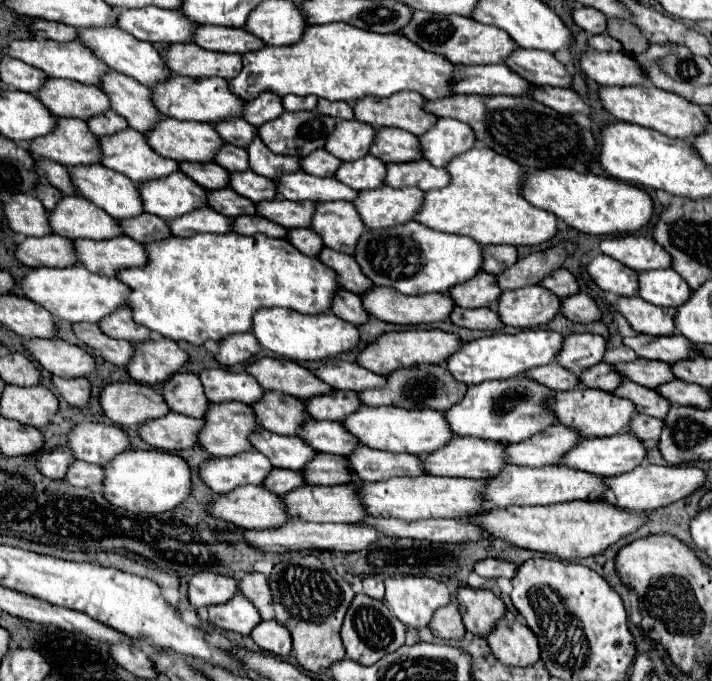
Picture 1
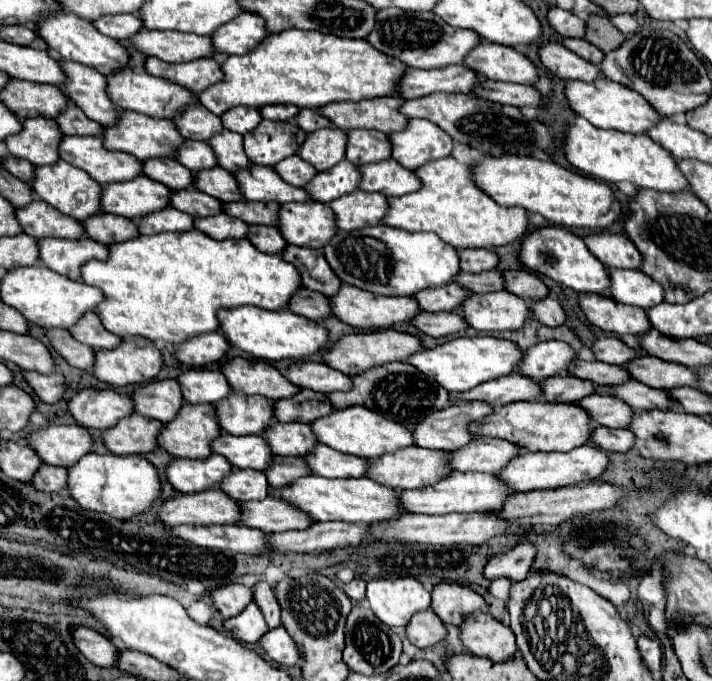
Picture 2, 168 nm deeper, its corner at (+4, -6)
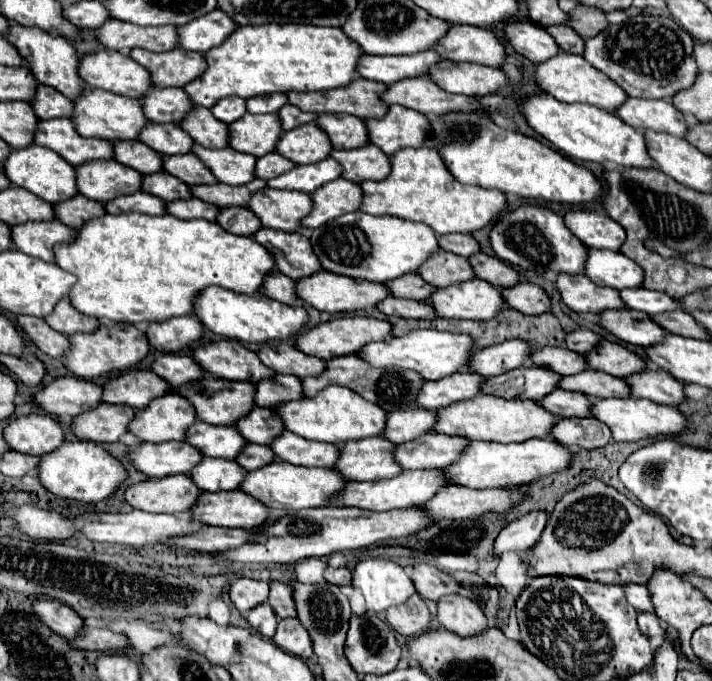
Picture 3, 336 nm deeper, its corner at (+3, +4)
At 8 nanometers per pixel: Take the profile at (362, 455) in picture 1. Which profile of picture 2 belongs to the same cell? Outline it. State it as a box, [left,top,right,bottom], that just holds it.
[304,444,368,478]

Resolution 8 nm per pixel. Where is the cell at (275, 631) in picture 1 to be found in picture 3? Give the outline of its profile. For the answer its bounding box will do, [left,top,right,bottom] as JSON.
[273,618,313,660]

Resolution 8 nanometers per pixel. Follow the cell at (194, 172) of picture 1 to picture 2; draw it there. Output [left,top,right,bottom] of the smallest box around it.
[144,158,194,190]

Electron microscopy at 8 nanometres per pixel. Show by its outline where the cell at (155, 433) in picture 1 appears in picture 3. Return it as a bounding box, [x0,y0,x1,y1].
[71,404,135,442]

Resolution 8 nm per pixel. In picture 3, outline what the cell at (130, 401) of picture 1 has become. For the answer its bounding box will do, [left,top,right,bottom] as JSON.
[35,376,101,416]

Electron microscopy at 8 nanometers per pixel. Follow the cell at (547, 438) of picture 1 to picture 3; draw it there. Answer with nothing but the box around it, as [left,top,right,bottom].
[393,434,469,470]

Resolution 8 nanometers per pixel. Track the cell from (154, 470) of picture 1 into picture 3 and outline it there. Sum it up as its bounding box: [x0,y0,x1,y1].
[39,442,127,502]

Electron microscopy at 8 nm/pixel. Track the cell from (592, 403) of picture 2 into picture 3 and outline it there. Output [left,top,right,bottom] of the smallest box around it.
[539,388,591,418]

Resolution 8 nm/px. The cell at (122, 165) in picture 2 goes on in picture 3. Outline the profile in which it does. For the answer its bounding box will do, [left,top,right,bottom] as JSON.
[33,118,113,166]

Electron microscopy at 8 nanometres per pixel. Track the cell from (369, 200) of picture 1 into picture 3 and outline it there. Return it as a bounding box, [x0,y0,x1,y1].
[301,178,363,230]

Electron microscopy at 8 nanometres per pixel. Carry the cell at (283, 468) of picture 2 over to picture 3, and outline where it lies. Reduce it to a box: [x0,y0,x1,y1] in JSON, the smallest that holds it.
[235,444,273,470]

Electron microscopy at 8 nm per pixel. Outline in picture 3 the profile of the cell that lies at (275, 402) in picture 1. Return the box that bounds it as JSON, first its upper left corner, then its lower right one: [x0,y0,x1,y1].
[169,374,255,426]

